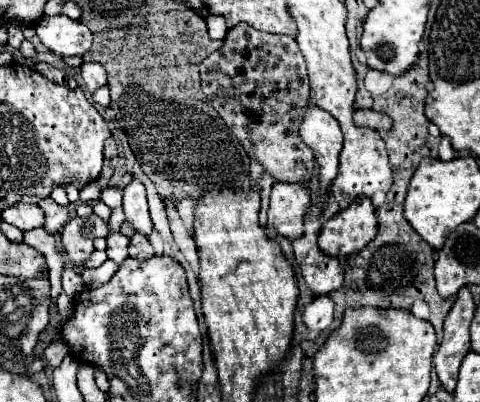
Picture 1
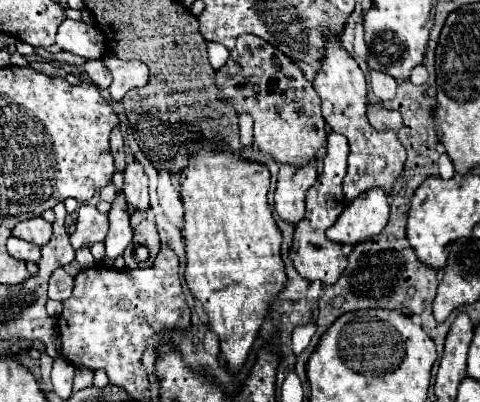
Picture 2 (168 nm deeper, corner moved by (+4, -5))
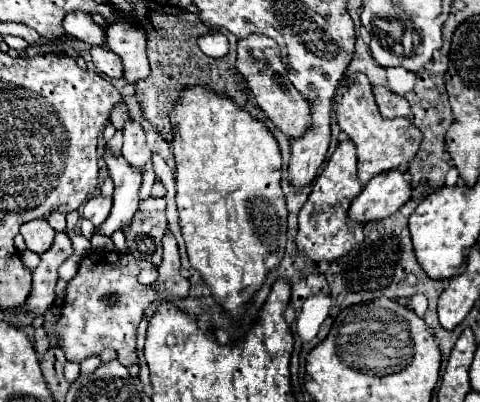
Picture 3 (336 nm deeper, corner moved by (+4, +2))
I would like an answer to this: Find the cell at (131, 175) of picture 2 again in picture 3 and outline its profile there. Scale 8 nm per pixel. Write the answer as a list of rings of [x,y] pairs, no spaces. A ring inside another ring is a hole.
[[[128,122],[122,130],[124,134],[124,146],[122,146],[122,156],[128,160],[128,164],[140,172],[146,172],[146,164],[150,160],[150,148],[146,146],[146,136],[140,124]]]

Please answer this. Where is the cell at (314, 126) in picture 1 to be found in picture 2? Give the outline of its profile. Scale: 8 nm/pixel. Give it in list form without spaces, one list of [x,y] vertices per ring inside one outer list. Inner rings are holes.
[[[330,133],[328,151],[324,157],[324,171],[322,171],[320,179],[308,189],[306,215],[296,225],[294,241],[290,247],[290,259],[296,267],[296,271],[302,277],[306,277],[308,281],[318,279],[322,283],[336,283],[336,279],[340,277],[340,273],[344,271],[344,267],[348,263],[348,259],[342,251],[342,245],[334,243],[326,237],[326,229],[336,223],[336,219],[340,217],[340,213],[346,207],[346,199],[344,199],[344,191],[342,191],[342,179],[346,175],[346,167],[348,167],[348,141],[344,139],[344,135]]]

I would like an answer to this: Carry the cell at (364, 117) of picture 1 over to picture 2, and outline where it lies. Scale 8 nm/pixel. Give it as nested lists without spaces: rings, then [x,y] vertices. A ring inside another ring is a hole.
[[[368,105],[368,121],[378,131],[386,131],[386,129],[398,131],[402,127],[402,115],[382,105]]]

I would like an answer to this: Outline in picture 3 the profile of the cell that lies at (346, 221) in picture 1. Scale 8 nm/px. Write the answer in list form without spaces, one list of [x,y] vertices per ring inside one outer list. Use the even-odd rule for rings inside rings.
[[[388,170],[374,176],[352,200],[348,218],[360,224],[384,220],[410,198],[410,184],[400,170]]]

